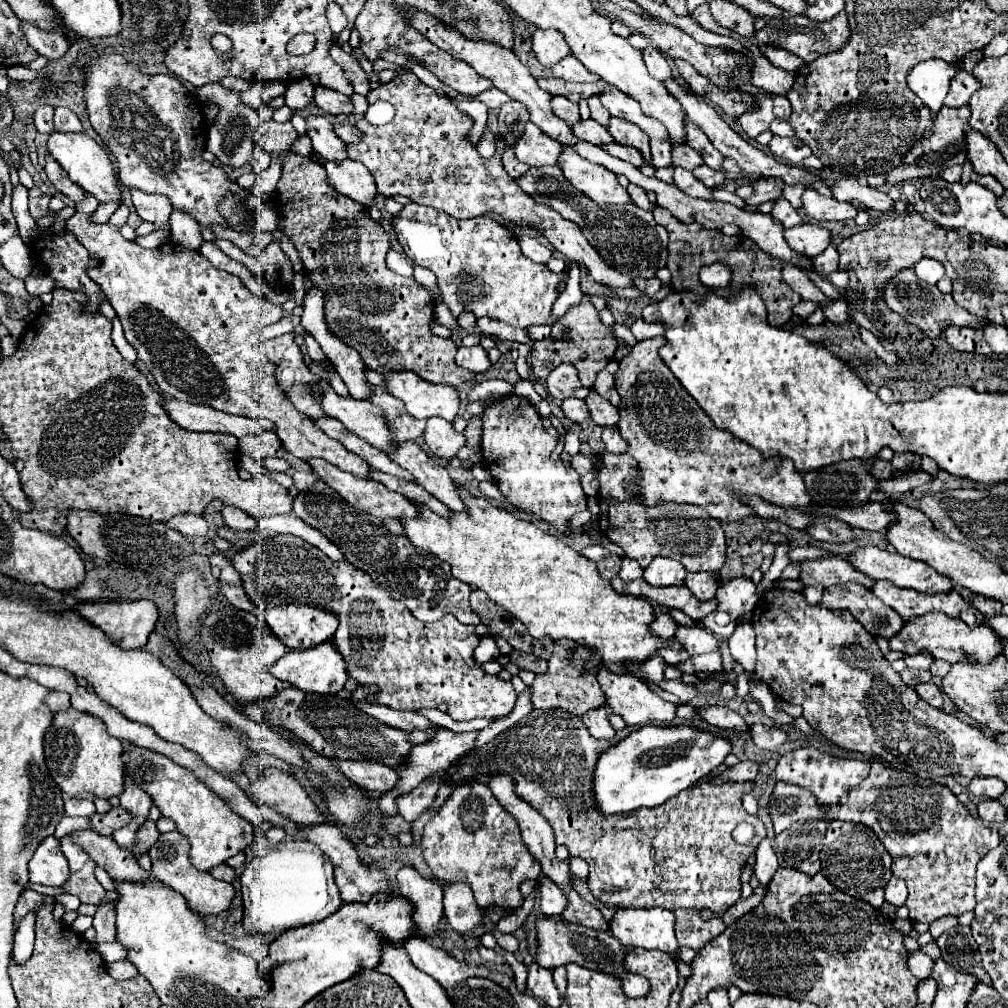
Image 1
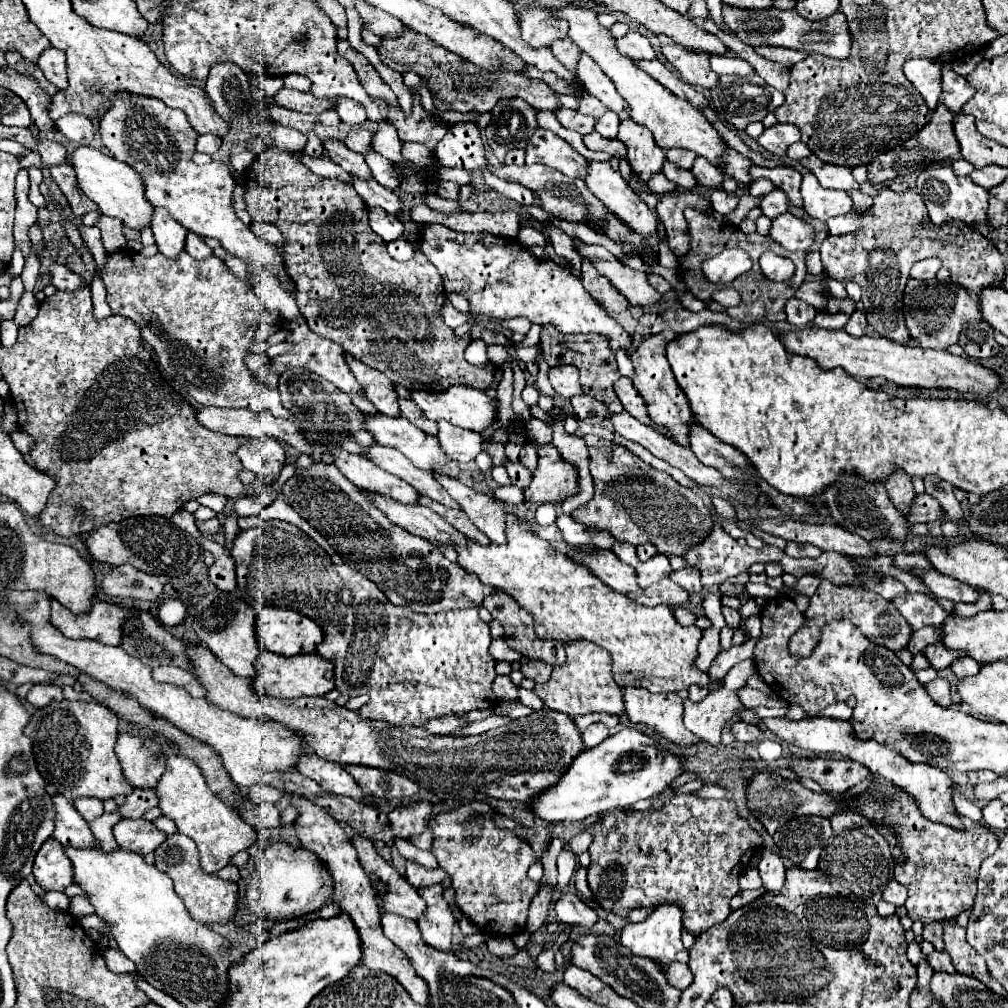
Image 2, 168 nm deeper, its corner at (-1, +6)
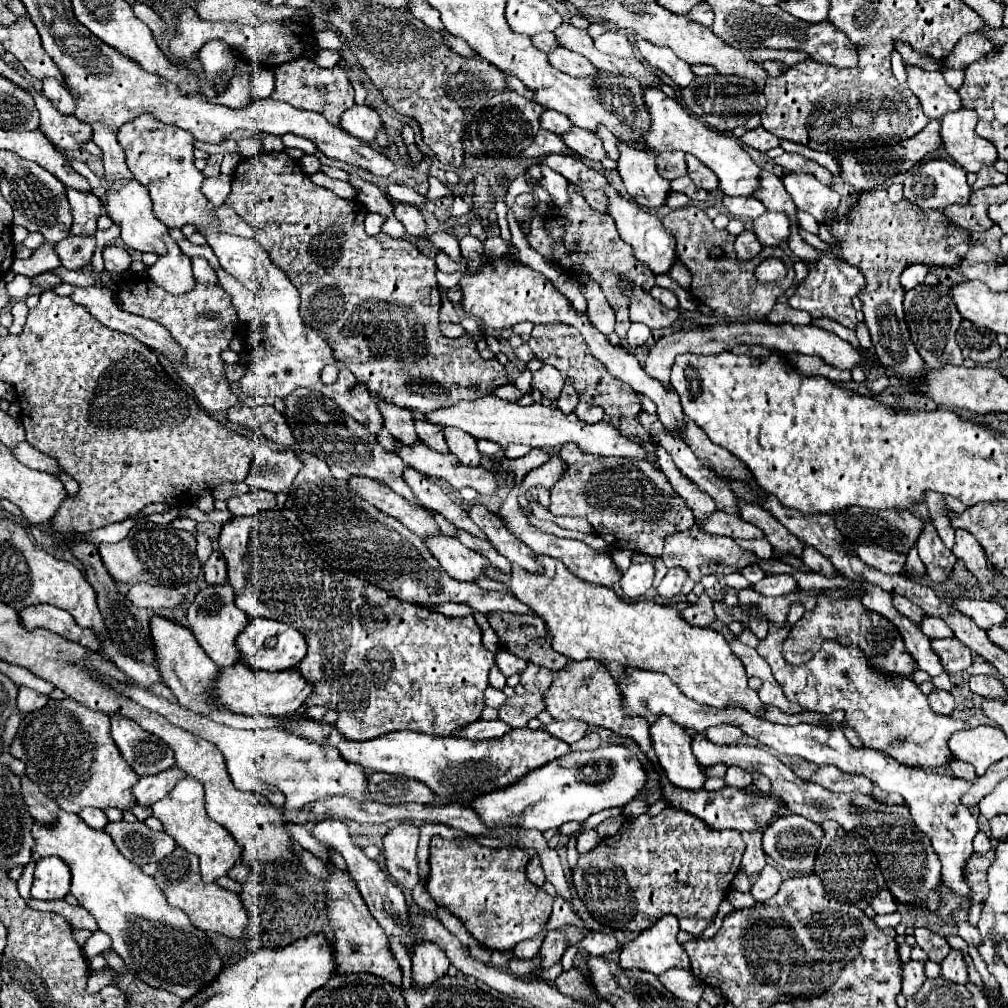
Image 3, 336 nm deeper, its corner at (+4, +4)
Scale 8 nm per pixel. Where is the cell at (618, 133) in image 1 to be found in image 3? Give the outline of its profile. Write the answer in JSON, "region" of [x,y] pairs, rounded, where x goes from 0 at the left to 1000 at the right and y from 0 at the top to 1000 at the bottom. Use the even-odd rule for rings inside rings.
{"region":[[[614,142],[612,146],[616,150],[612,170],[618,178],[620,189],[644,209],[652,209],[654,205],[658,205],[666,191],[666,186],[652,174],[652,168],[648,164],[650,152],[630,148],[620,142]]]}

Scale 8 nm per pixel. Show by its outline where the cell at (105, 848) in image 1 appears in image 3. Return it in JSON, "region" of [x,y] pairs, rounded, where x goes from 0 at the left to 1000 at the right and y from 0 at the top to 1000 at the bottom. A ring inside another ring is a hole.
{"region":[[[27,769],[21,771],[21,789],[35,814],[39,814],[39,816],[55,814],[57,805],[59,805],[57,797],[53,797],[53,793],[49,793],[47,789],[43,789],[39,785],[39,781],[31,773],[27,773]]]}

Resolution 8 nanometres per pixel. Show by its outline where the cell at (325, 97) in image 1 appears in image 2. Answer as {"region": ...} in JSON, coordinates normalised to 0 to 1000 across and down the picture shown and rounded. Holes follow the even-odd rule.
{"region":[[[335,96],[333,98],[333,110],[337,114],[337,118],[345,124],[357,124],[359,120],[363,120],[363,110],[361,106],[345,96]]]}

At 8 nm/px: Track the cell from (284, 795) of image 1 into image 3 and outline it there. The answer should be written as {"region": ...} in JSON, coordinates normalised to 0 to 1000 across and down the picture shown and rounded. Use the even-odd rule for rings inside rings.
{"region":[[[322,856],[328,862],[328,872],[324,874],[324,910],[328,920],[332,922],[332,965],[368,965],[388,973],[398,979],[398,961],[392,953],[382,924],[376,916],[366,908],[362,894],[358,892],[352,876],[344,866],[332,862],[330,856]]]}

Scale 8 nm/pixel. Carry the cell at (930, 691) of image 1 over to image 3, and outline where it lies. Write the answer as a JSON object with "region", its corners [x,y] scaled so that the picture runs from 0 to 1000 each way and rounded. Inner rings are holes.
{"region":[[[936,684],[926,686],[926,689],[922,689],[922,697],[924,697],[924,703],[934,709],[943,709],[945,705],[945,689],[941,686],[936,686]]]}

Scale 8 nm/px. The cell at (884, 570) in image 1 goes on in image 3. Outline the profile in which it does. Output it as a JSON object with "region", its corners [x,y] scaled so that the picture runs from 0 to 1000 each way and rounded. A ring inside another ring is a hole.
{"region":[[[957,592],[957,594],[949,594],[945,602],[953,604],[973,624],[983,624],[985,620],[993,620],[999,614],[997,604],[987,596],[969,596],[969,594]]]}

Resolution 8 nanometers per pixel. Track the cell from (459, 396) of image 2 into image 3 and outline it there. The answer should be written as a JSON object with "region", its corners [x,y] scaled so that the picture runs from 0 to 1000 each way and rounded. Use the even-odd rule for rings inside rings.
{"region":[[[483,392],[483,394],[473,396],[473,398],[457,398],[449,404],[424,410],[424,414],[430,420],[459,426],[473,436],[483,436],[483,438],[495,439],[499,445],[503,441],[513,441],[513,439],[527,441],[527,443],[537,443],[537,445],[549,445],[549,443],[555,443],[555,441],[561,441],[561,439],[570,439],[578,449],[596,451],[596,453],[638,455],[638,457],[644,457],[650,465],[654,465],[652,453],[642,449],[634,439],[616,432],[614,426],[606,422],[606,418],[598,416],[596,420],[584,422],[584,420],[572,416],[568,410],[559,412],[553,404],[531,402],[531,400],[525,402],[525,404],[517,404],[515,400],[507,400],[507,398]]]}

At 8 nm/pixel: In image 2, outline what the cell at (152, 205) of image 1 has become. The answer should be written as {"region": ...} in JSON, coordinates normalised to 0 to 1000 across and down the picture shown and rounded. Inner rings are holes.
{"region":[[[153,205],[149,225],[153,229],[155,245],[165,255],[177,255],[177,251],[183,247],[185,227],[171,217],[171,213],[163,205]]]}

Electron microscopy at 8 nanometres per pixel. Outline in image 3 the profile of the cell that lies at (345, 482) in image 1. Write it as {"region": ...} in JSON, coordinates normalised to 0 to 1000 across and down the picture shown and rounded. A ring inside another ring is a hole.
{"region":[[[434,531],[432,535],[424,535],[422,539],[430,553],[438,559],[438,563],[453,576],[473,578],[473,572],[487,563],[487,559],[479,551],[463,545],[453,535]]]}

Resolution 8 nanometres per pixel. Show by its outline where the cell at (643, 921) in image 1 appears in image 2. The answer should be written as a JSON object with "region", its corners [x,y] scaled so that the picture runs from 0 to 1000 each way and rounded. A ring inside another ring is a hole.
{"region":[[[655,898],[651,900],[637,916],[621,916],[617,922],[617,938],[623,939],[629,947],[635,949],[645,949],[651,951],[655,955],[667,955],[667,953],[677,953],[683,955],[683,943],[679,941],[677,934],[675,934],[675,926],[677,926],[677,904],[671,898]]]}

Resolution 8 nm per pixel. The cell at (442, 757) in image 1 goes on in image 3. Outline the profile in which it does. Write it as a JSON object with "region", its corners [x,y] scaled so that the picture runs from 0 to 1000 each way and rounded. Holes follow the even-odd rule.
{"region":[[[507,689],[495,701],[495,713],[509,721],[523,721],[523,717],[537,705],[541,705],[539,689]]]}

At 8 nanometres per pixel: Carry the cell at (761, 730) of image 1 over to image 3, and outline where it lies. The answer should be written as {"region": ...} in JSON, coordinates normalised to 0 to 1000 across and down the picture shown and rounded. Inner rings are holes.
{"region":[[[709,719],[709,721],[701,721],[699,723],[699,731],[705,737],[713,737],[713,739],[727,739],[737,731],[737,725],[731,721],[723,721],[723,719]]]}

